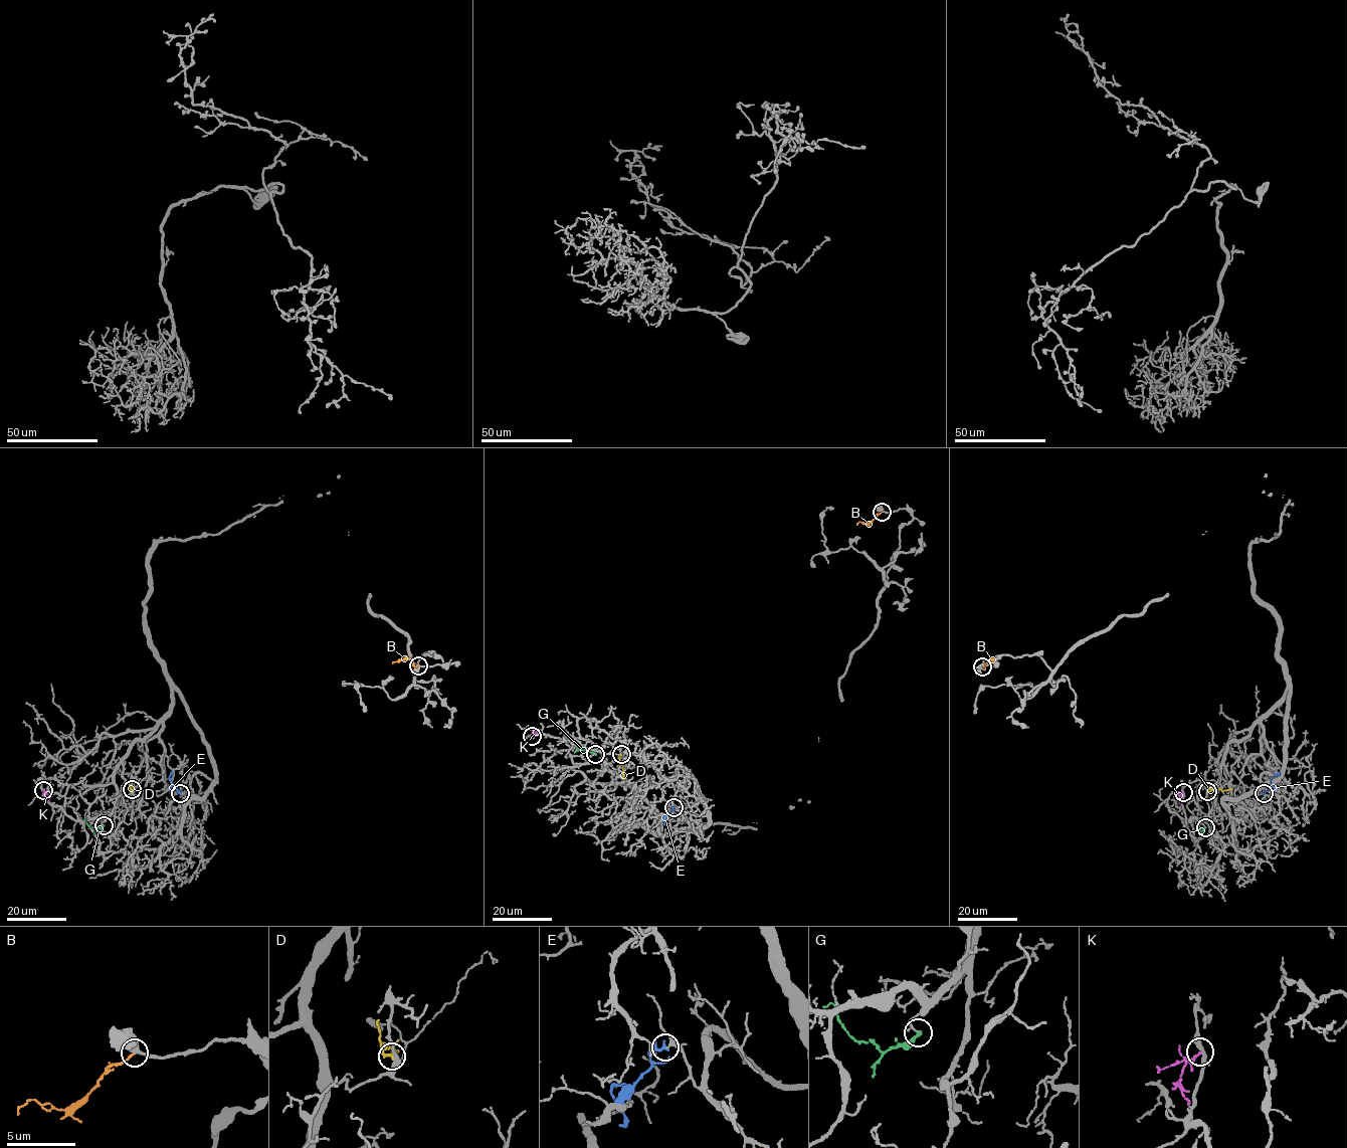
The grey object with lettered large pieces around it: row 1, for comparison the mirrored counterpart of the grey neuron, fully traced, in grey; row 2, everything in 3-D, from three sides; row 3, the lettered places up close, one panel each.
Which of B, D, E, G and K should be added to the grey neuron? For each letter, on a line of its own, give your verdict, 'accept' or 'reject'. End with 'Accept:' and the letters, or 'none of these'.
B: reject
D: reject
E: reject
G: reject
K: reject
Accept: none of these

